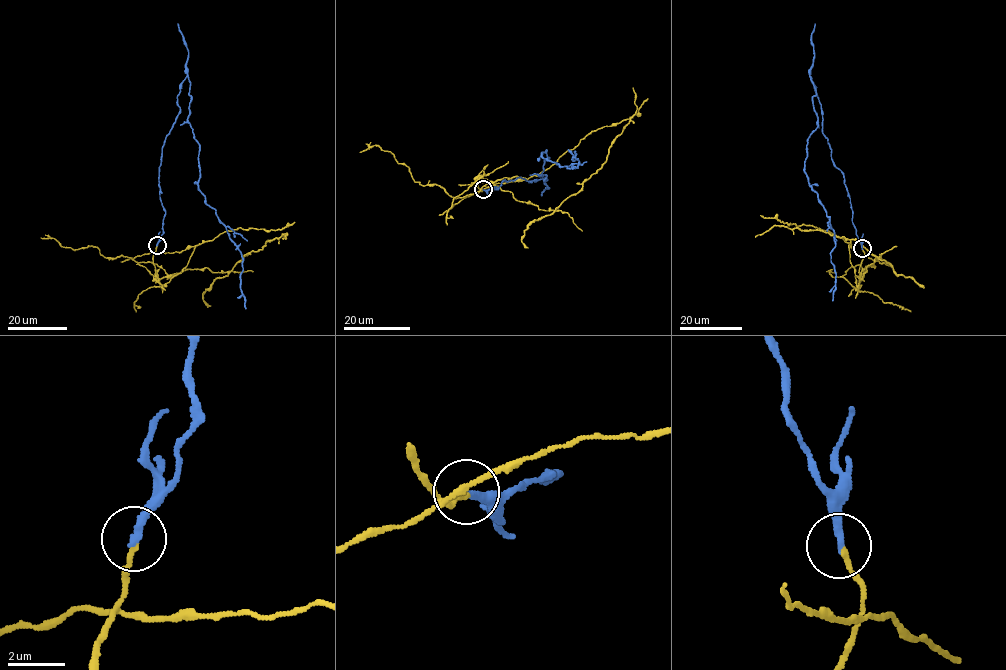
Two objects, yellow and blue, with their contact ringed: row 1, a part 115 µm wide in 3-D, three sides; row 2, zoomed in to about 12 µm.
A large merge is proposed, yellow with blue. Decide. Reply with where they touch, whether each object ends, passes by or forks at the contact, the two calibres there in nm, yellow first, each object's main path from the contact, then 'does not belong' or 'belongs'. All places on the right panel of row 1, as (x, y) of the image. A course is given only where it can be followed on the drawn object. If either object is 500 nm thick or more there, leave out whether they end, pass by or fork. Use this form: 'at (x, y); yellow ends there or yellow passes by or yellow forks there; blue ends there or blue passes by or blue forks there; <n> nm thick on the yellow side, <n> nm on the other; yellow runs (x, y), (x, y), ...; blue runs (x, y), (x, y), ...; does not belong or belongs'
at (862, 248); yellow ends there; blue ends there; 170 nm thick on the yellow side, 280 nm on the other; yellow runs (862, 248), (859, 283), (876, 257), (881, 259), (857, 240), (774, 225), (755, 237); blue runs (862, 248), (844, 176), (822, 132), (811, 77), (818, 128), (808, 139), (804, 170), (834, 232), (832, 300); does not belong

